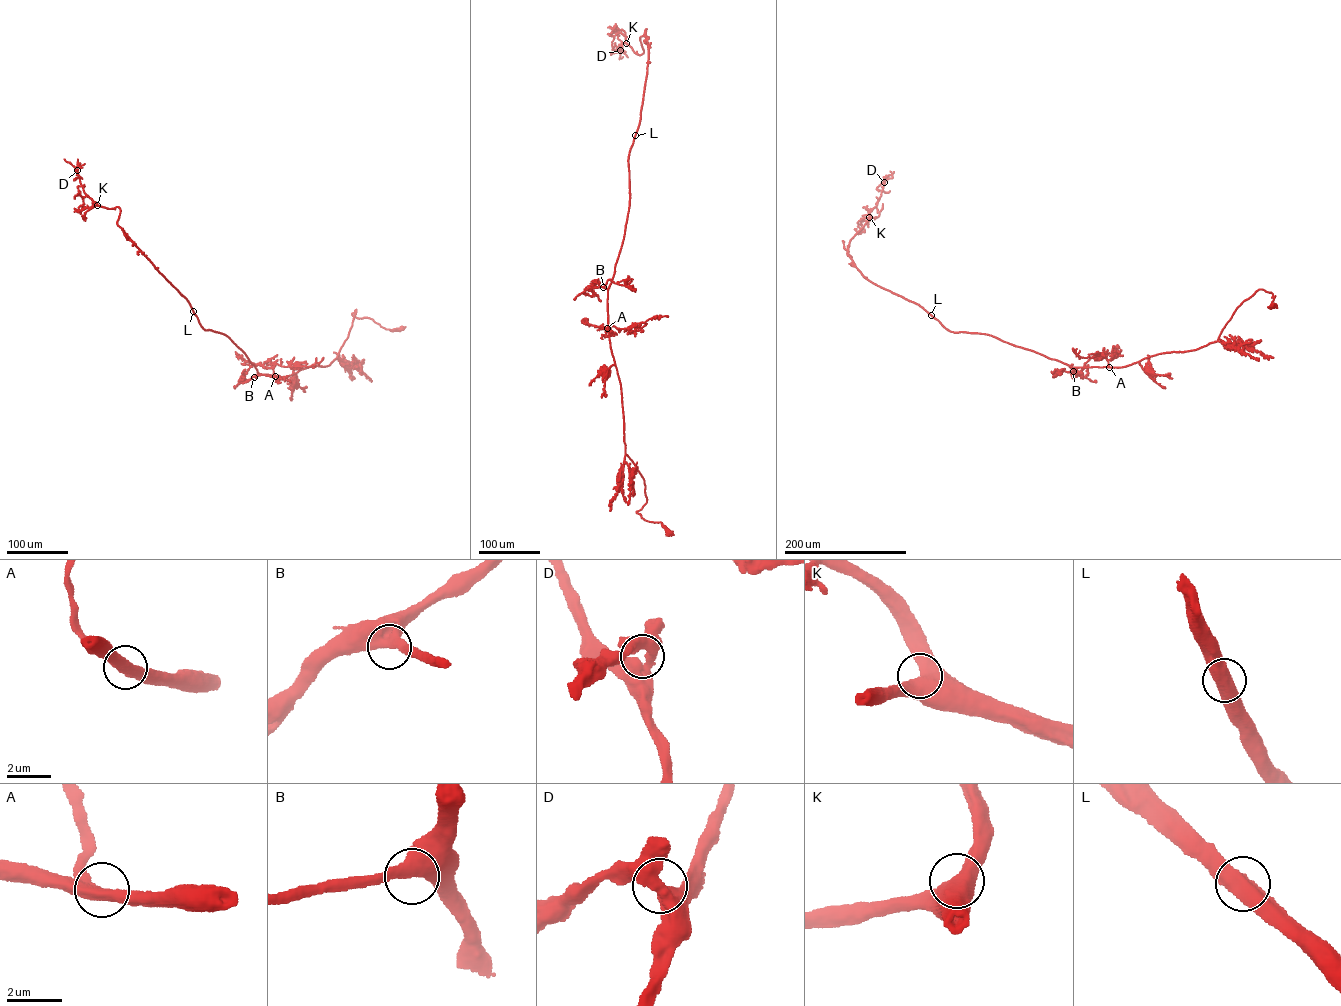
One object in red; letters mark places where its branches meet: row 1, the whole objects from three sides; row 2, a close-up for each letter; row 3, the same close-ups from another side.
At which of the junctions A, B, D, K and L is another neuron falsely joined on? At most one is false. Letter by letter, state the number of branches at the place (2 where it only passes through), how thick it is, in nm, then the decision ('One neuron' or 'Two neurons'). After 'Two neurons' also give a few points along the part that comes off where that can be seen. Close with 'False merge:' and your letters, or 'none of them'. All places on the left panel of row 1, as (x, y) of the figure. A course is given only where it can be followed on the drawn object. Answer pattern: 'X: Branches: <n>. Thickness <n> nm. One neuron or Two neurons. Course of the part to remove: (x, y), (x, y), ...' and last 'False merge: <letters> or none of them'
A: Branches: 2. Thickness 550 nm. One neuron
B: Branches: 2. Thickness 550 nm. One neuron
D: Branches: 2. Thickness 460 nm. One neuron
K: Branches: 2. Thickness 600 nm. One neuron
L: Branches: 2. Thickness 600 nm. One neuron
False merge: none of them

